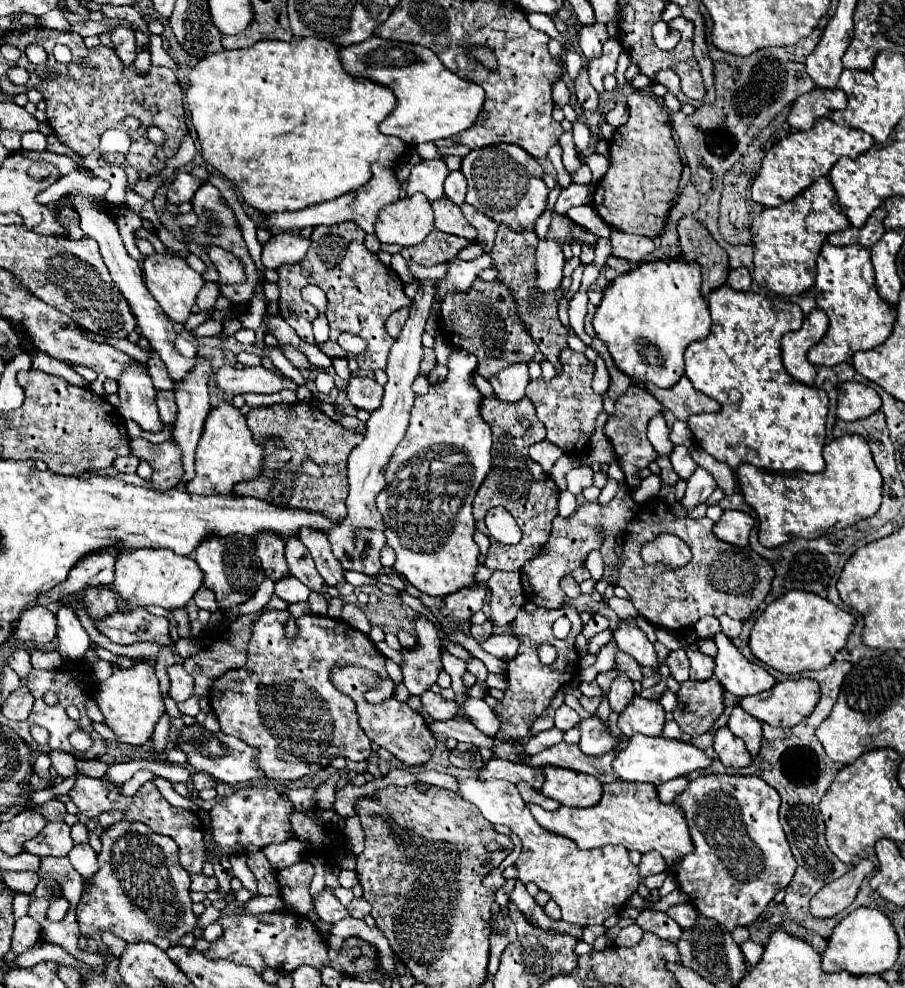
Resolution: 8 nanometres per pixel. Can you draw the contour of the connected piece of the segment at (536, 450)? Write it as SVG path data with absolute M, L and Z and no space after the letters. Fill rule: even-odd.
M548 440L538 442L538 444L534 444L534 446L530 448L530 458L536 460L536 462L544 468L546 474L550 474L554 462L556 462L560 456L564 456L564 452L562 452L556 444L552 444L552 442L548 442Z

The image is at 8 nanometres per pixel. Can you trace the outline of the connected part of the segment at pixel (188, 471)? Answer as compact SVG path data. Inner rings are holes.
M196 358L198 360L198 366L182 380L176 384L176 404L178 404L178 418L176 418L176 424L174 424L174 430L172 430L172 438L174 442L180 446L180 452L182 452L182 466L184 466L184 476L182 476L182 482L190 482L194 478L194 450L196 450L196 444L202 436L202 430L204 430L204 420L210 412L210 396L208 396L208 380L210 380L210 374L212 374L212 366L208 360L204 358Z

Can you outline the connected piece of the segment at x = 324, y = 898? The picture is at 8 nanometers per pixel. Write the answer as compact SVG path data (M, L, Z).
M324 888L324 890L320 890L316 894L314 910L324 922L332 922L332 924L336 924L338 920L348 916L348 910L336 900L336 896L334 896L334 892L330 888Z

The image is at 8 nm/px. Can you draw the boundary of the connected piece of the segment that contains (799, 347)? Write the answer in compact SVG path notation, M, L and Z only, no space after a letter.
M814 308L806 316L800 330L788 332L782 336L782 362L794 380L808 384L808 386L814 384L816 366L812 366L806 360L806 352L818 340L822 340L822 336L826 334L826 328L828 328L828 316L824 314L824 310Z

